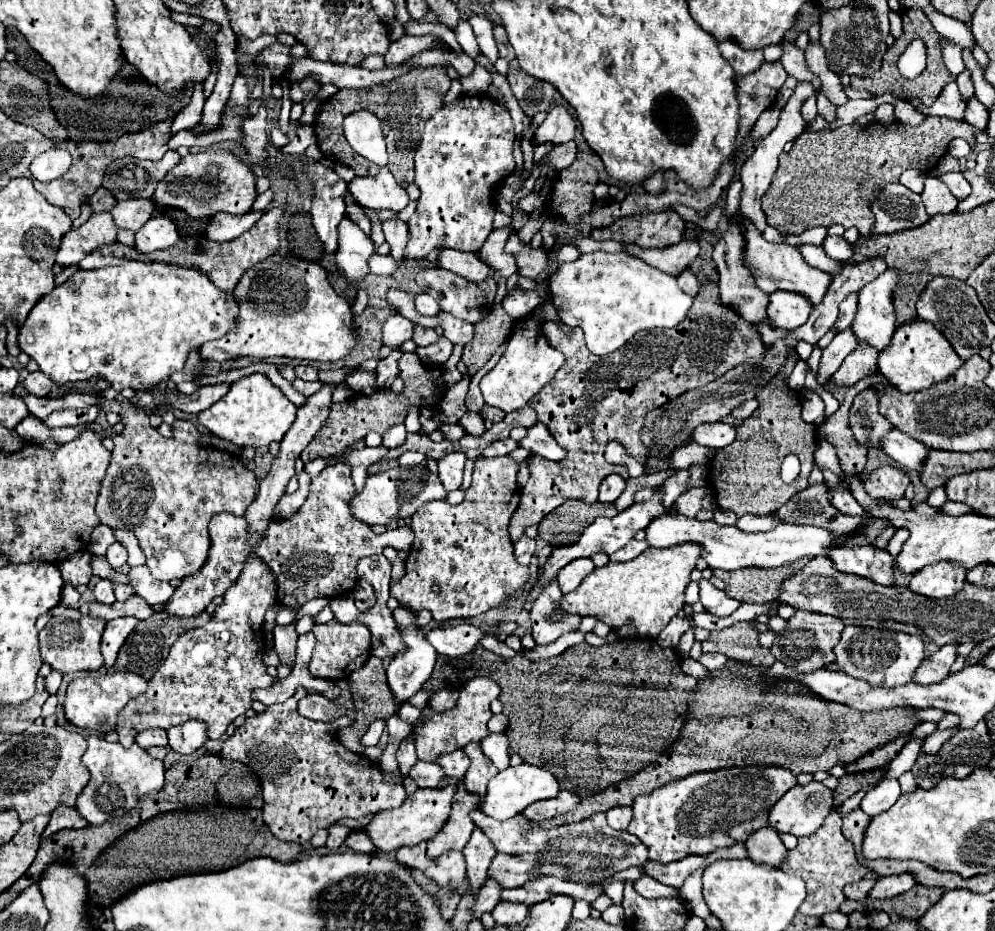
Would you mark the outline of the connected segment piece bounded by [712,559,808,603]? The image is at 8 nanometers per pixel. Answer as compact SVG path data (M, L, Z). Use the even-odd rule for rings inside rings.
M800 559L788 563L786 567L776 569L737 569L725 571L712 569L713 575L721 579L725 585L726 594L741 602L765 603L772 601L781 593L781 584L788 575L804 567L808 559Z

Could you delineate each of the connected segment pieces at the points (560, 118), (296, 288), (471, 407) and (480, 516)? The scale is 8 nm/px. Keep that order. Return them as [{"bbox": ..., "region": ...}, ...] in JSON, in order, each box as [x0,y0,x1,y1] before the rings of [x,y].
[{"bbox":[534,105,576,145],"region":[[[556,105],[554,109],[548,111],[548,117],[536,129],[534,139],[538,145],[542,145],[546,141],[566,143],[566,141],[574,139],[574,133],[576,133],[576,121],[574,121],[572,113],[564,105]]]},{"bbox":[200,255,360,361],"region":[[[272,255],[266,261],[256,263],[242,275],[240,283],[236,285],[236,295],[240,299],[240,315],[236,319],[236,325],[224,337],[200,347],[200,355],[204,359],[226,361],[242,355],[258,359],[284,355],[308,361],[340,361],[360,341],[354,327],[354,313],[350,303],[334,291],[326,277],[326,269],[314,261],[304,261],[292,255]]]},{"bbox":[465,342,506,412],"region":[[[506,342],[498,347],[491,359],[474,375],[474,377],[472,377],[469,391],[465,398],[465,405],[468,411],[480,412],[483,408],[485,402],[479,388],[480,380],[492,369],[492,367],[494,367],[494,365],[496,365],[496,363],[498,363],[504,352],[505,346]]]},{"bbox":[390,457,530,621],"region":[[[508,457],[494,459],[478,459],[472,475],[472,485],[466,491],[466,497],[460,505],[450,505],[444,501],[430,501],[412,515],[412,531],[416,531],[416,539],[406,557],[406,575],[398,581],[390,583],[390,597],[398,599],[400,605],[412,607],[414,611],[428,609],[436,621],[446,619],[466,619],[486,613],[488,609],[504,605],[512,595],[524,591],[530,579],[530,567],[520,565],[514,557],[514,543],[508,535],[510,517],[518,507],[520,493],[517,484],[518,467]]]}]

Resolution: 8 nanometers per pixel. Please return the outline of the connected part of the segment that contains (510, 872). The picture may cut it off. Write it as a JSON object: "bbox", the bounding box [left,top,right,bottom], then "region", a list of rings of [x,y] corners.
{"bbox":[488,853,536,889],"region":[[[496,853],[490,863],[488,877],[502,883],[504,889],[522,887],[528,881],[528,871],[536,865],[536,855],[506,855]]]}

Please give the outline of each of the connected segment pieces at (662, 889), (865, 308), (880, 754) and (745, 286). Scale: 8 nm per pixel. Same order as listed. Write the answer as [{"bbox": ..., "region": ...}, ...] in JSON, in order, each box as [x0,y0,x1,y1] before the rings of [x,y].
[{"bbox":[634,875,680,899],"region":[[[648,875],[636,879],[634,885],[636,885],[636,891],[640,895],[644,895],[646,899],[658,899],[658,897],[676,897],[678,899],[680,897],[678,895],[678,887],[676,889],[674,887],[668,887],[668,885],[660,883],[660,881],[656,881],[656,879],[648,877]]]},{"bbox":[852,267,900,351],"region":[[[890,267],[860,291],[858,315],[852,321],[852,329],[858,341],[868,341],[878,351],[888,347],[896,329],[892,291],[896,291],[898,279],[900,271],[892,271]]]},{"bbox":[846,735,910,773],"region":[[[906,735],[906,737],[900,737],[900,739],[892,741],[892,743],[886,743],[884,747],[878,747],[878,749],[874,749],[874,751],[866,753],[866,755],[864,755],[864,757],[860,757],[858,761],[848,763],[848,765],[846,765],[848,773],[868,771],[868,769],[880,769],[880,767],[884,767],[884,769],[886,769],[886,767],[890,765],[890,761],[898,755],[898,751],[902,749],[902,745],[904,745],[908,739],[910,739],[908,735]]]},{"bbox":[714,223,768,323],"region":[[[730,223],[728,231],[720,237],[720,241],[714,245],[714,263],[720,273],[720,295],[724,305],[732,305],[746,321],[750,323],[760,323],[766,317],[766,307],[768,307],[768,295],[760,291],[754,285],[754,277],[750,271],[742,265],[742,249],[744,249],[744,237],[742,229],[738,223]]]}]

